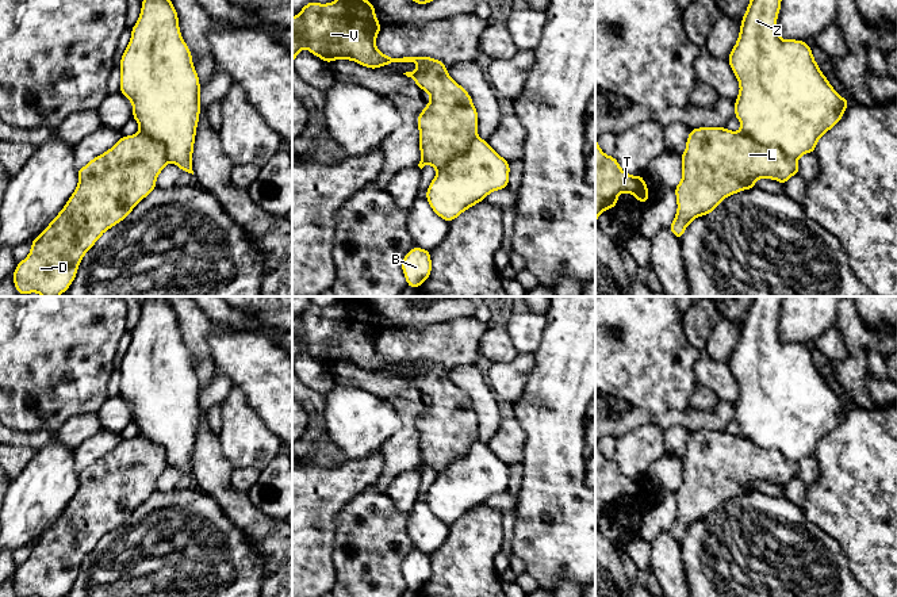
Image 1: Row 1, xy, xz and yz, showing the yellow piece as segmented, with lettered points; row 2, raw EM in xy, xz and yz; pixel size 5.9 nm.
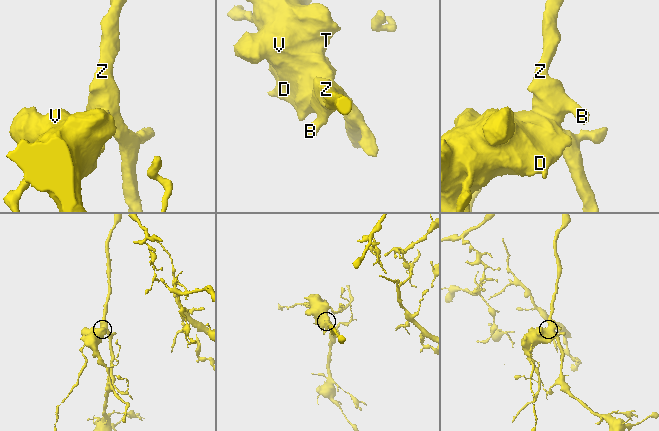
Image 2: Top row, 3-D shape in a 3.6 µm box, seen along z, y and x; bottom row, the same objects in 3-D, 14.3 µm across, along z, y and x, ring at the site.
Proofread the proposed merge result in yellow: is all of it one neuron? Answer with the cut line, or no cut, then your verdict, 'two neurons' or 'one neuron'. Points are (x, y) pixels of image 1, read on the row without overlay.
cut yz (740, 433), (762, 447), (777, 448), (796, 463); two neurons

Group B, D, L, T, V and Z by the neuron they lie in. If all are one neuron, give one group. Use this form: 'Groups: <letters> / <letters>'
Groups: B Z / D L T V

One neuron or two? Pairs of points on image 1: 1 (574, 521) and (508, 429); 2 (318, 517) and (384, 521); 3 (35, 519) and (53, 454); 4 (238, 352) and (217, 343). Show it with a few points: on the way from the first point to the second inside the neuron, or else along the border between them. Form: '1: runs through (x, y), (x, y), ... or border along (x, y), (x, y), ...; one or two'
1: border along (517, 420), (525, 433), (522, 462); two
2: border along (355, 496), (334, 519), (333, 551); two
3: runs through (41, 502), (41, 492), (48, 483), (52, 470); one
4: runs through (233, 352), (222, 343); one

